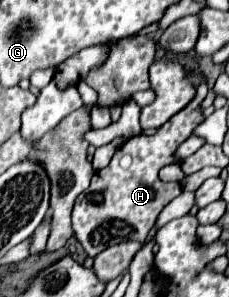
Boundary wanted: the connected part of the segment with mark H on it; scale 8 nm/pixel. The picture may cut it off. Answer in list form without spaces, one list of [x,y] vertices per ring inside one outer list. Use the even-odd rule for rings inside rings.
[[[203,80],[197,86],[197,96],[191,100],[187,108],[175,114],[153,136],[129,138],[115,152],[109,166],[103,170],[97,170],[91,180],[91,186],[77,196],[73,206],[73,232],[87,256],[95,258],[105,248],[113,244],[129,242],[129,240],[145,242],[161,210],[183,192],[179,182],[161,182],[159,170],[165,164],[179,162],[175,158],[179,144],[183,144],[189,138],[191,130],[195,130],[205,120],[201,110],[201,102],[205,100],[205,96],[207,96],[207,82]],[[125,158],[129,158],[129,162]]]

